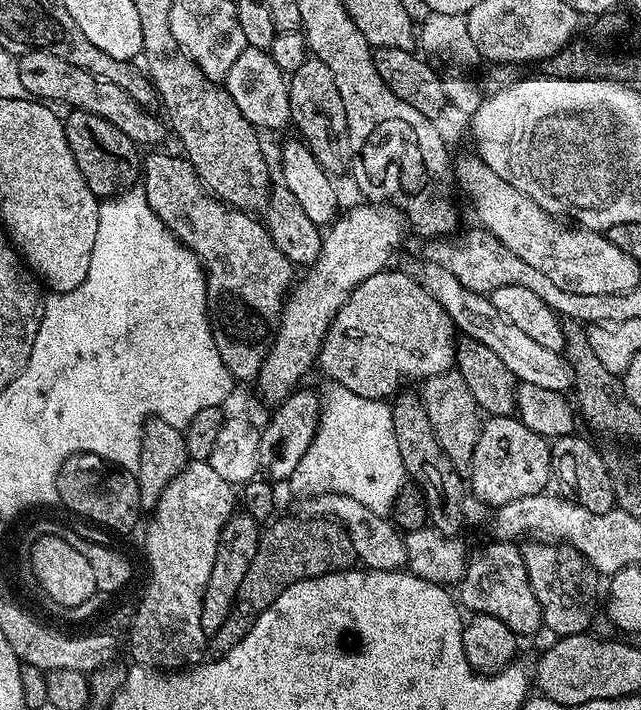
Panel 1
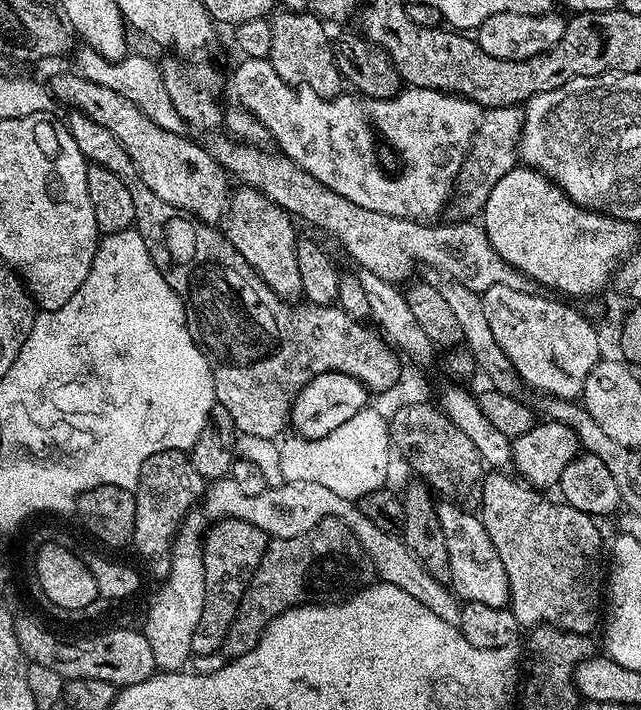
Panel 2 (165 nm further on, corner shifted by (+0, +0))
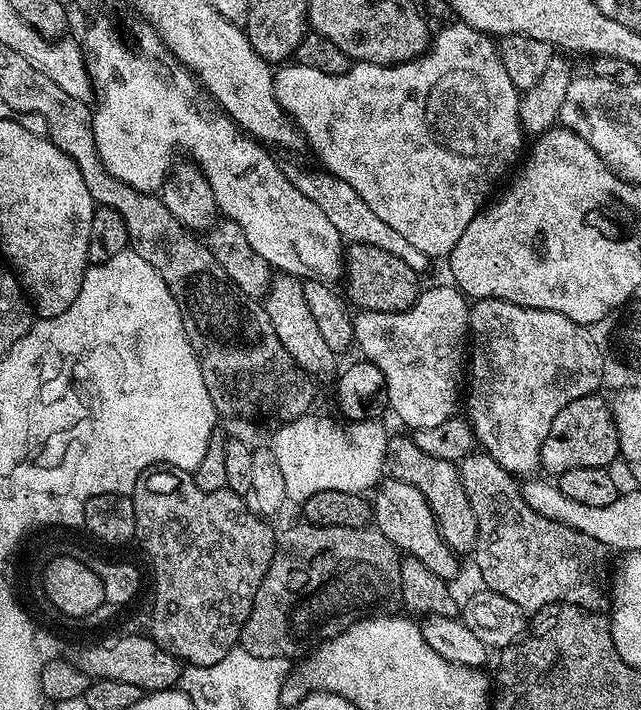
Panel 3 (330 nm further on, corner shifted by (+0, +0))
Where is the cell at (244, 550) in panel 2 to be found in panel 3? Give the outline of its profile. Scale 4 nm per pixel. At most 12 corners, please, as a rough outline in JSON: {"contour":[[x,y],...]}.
{"contour":[[180,468],[136,492],[156,638],[237,647],[277,529]]}

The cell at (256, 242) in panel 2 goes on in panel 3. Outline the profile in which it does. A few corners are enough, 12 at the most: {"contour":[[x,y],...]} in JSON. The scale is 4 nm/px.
{"contour":[[273,275],[262,303],[309,376],[337,371],[310,314],[304,280]]}

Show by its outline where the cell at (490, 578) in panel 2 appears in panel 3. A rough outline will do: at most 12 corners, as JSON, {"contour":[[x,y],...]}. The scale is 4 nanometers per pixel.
{"contour":[[385,479],[374,524],[401,553],[455,581],[443,540],[422,490]]}

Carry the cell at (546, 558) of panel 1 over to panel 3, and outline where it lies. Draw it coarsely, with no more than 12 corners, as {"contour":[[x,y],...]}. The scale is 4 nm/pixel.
{"contour":[[487,452],[458,467],[487,591],[605,603],[604,545],[532,510]]}

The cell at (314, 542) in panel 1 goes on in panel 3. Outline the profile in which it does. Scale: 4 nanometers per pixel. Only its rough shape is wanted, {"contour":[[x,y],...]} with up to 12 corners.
{"contour":[[375,527],[276,538],[239,647],[303,657],[404,603]]}

